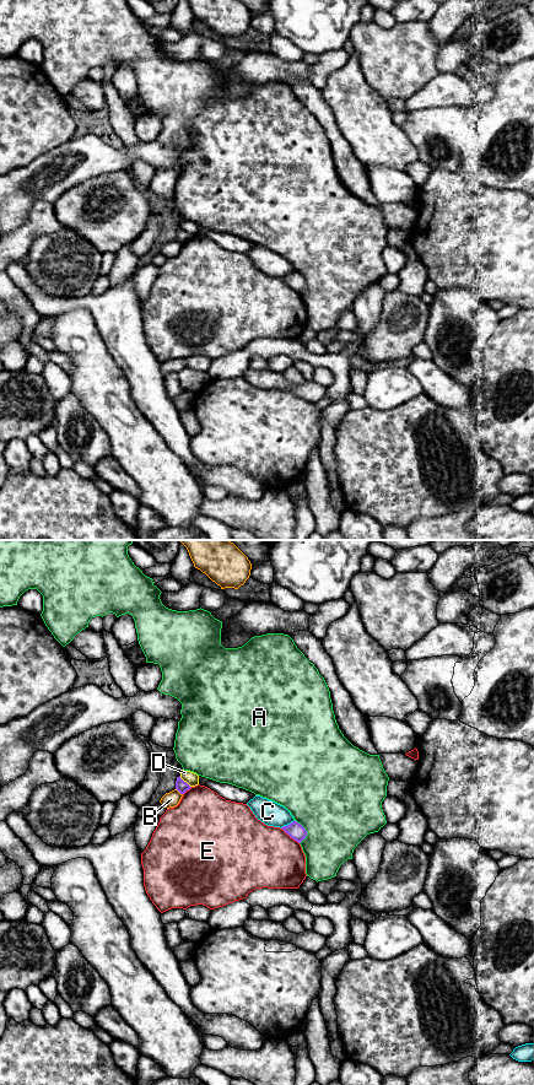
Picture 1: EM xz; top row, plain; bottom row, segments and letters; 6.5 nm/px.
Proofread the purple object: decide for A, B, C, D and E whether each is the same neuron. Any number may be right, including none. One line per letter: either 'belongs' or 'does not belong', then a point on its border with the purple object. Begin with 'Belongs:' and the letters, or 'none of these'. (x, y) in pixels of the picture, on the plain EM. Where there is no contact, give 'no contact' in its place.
Belongs: none of these
A: does not belong | xz (306, 281)
B: does not belong | xz (179, 242)
C: does not belong | xz (287, 275)
D: does not belong | xz (185, 232)
E: does not belong | xz (290, 286)

